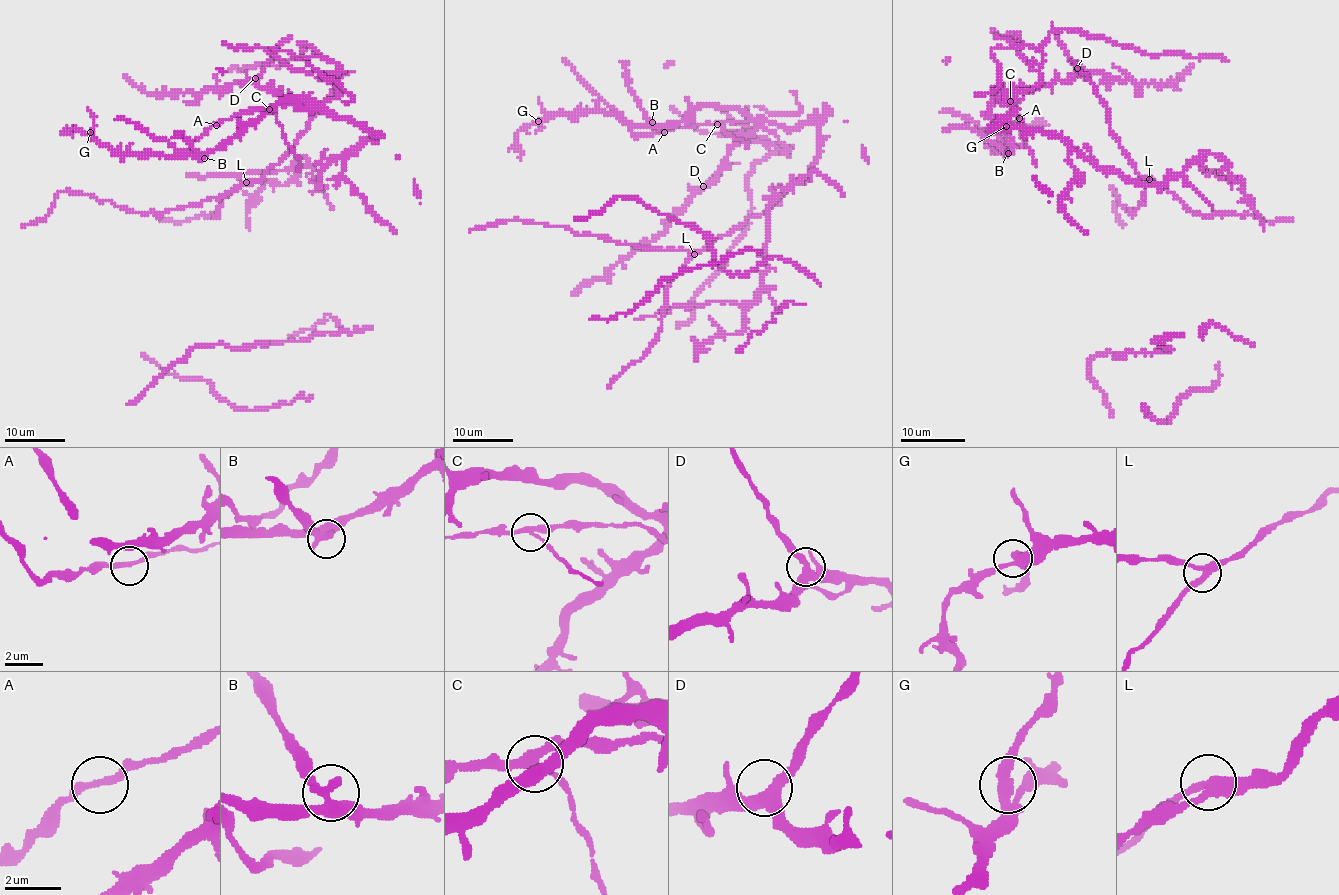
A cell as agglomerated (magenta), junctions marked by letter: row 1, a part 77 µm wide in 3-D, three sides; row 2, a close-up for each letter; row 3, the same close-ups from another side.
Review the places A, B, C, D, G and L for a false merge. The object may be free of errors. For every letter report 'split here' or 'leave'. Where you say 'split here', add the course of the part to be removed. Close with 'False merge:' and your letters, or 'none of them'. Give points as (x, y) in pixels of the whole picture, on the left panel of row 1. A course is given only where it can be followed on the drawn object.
A: leave
B: leave
C: split here; course (270, 110), (277, 116), (285, 141), (300, 159), (298, 170)
D: leave
G: leave
L: leave
False merge: C

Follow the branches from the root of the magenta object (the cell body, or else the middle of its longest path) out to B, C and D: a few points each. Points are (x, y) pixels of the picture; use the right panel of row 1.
B: (1018, 116), (1022, 145), (1008, 153)
C: (1018, 116), (1009, 102)
D: (1018, 116), (1022, 145), (1011, 150), (1009, 134), (992, 116), (992, 94), (1067, 81), (1077, 68)

